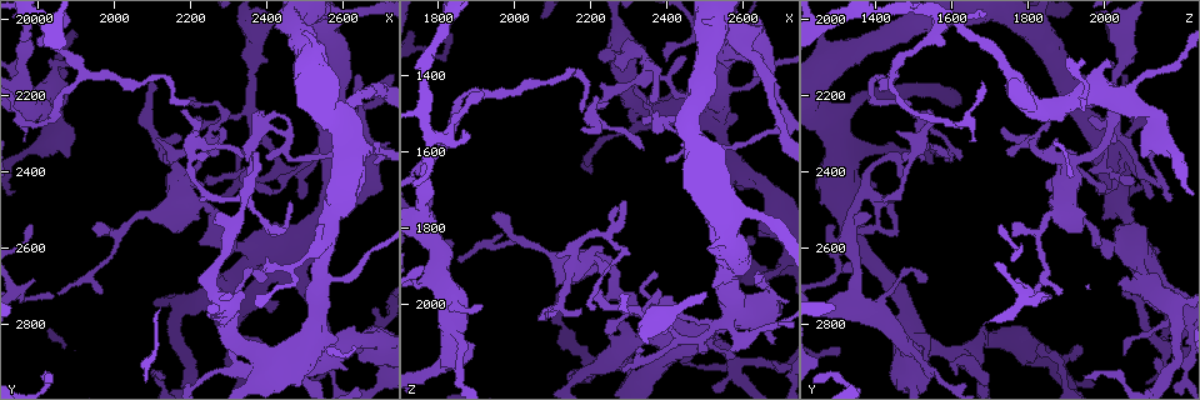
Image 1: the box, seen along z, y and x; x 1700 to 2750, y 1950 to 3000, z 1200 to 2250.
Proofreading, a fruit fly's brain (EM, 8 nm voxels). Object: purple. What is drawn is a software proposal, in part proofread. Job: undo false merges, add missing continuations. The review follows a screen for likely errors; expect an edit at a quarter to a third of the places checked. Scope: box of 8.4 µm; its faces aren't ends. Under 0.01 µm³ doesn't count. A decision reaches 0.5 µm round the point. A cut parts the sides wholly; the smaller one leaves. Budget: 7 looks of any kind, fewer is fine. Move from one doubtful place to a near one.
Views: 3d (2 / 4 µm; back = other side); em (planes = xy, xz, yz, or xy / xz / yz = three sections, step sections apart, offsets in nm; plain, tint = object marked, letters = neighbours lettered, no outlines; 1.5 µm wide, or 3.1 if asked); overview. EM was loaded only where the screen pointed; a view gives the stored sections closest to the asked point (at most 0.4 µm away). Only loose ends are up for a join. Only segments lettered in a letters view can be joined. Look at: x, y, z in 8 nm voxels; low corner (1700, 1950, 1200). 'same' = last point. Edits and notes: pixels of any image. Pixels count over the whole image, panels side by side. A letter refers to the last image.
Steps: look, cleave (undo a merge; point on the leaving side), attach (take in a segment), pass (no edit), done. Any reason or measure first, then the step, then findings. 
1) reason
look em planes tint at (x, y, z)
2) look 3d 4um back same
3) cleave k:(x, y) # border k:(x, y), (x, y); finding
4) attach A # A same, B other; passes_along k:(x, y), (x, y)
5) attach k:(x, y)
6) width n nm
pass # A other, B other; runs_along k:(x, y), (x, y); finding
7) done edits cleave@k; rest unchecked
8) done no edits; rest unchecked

thin end
look 3d 4um at (1960, 2575, 1765)

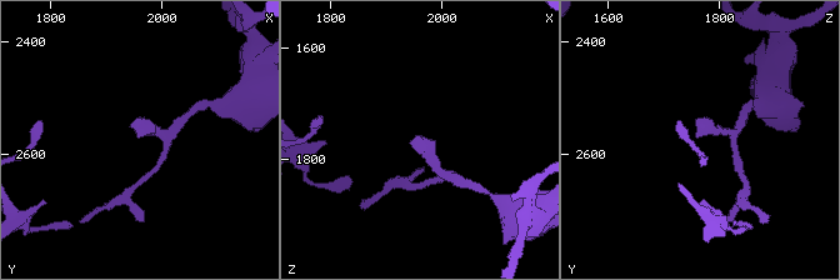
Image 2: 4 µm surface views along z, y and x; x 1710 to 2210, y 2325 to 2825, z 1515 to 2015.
look em planes letters at (1960, 2565, 1760)

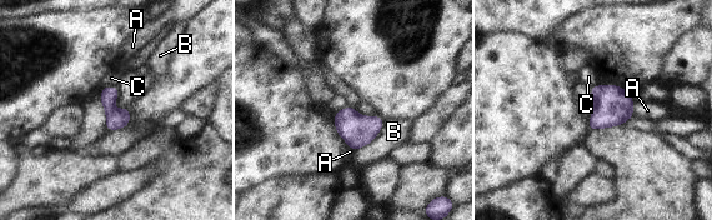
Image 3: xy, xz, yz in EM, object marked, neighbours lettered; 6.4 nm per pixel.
pass # A other, B other, C other; border 3:(632, 101), (632, 113), (635, 115); none of them fits

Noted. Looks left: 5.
branch stops here
look 3d 4um at (2170, 2240, 1540)

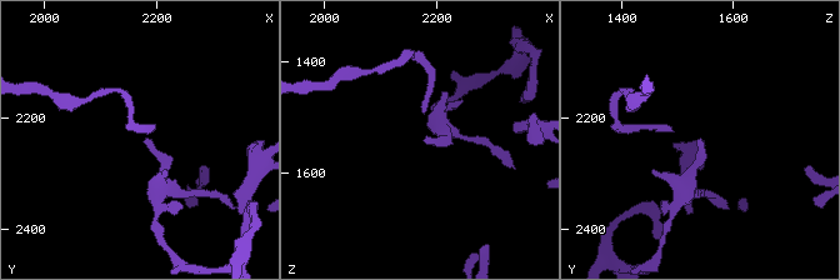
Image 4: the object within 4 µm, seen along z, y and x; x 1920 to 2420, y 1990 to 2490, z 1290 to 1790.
shape alone is not enough
look em planes letters at (2175, 2245, 1540)

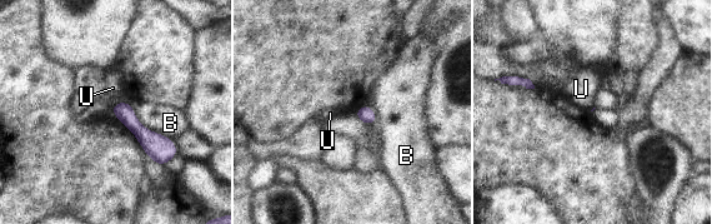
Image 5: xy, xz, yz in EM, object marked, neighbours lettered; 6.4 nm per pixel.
pass # B other, U other; runs_along 5:(115, 109), (150, 142), (173, 153); none of them fits

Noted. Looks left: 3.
arms part here
look 3d 4um back at (2465, 2660, 1305)

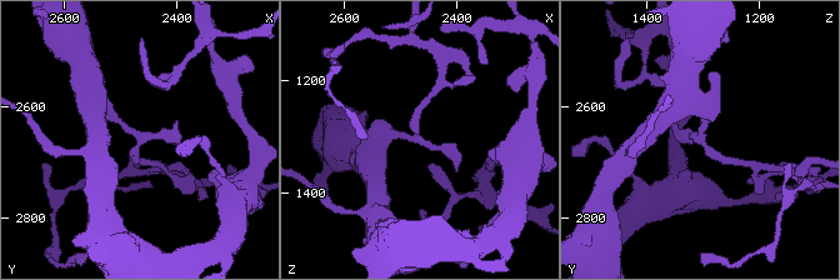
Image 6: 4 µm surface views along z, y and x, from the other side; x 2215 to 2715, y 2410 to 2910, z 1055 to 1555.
look em xy step 4 tint at (2465, 2660, 1310)

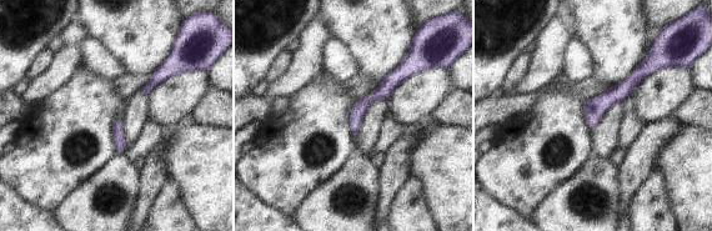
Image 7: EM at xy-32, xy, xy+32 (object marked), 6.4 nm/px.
look em planes letters same

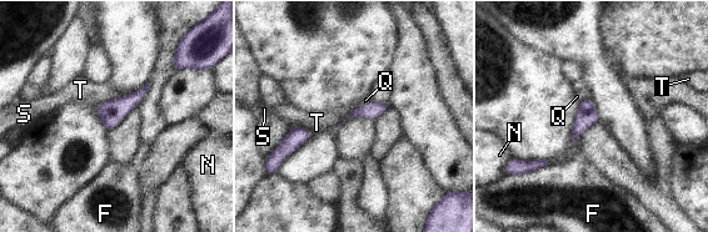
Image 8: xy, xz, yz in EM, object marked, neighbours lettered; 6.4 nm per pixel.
width 80 nm
pass # F other, N other, Q other, S other, T other; one neuron here

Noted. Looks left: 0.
done no edits; rest unchecked

